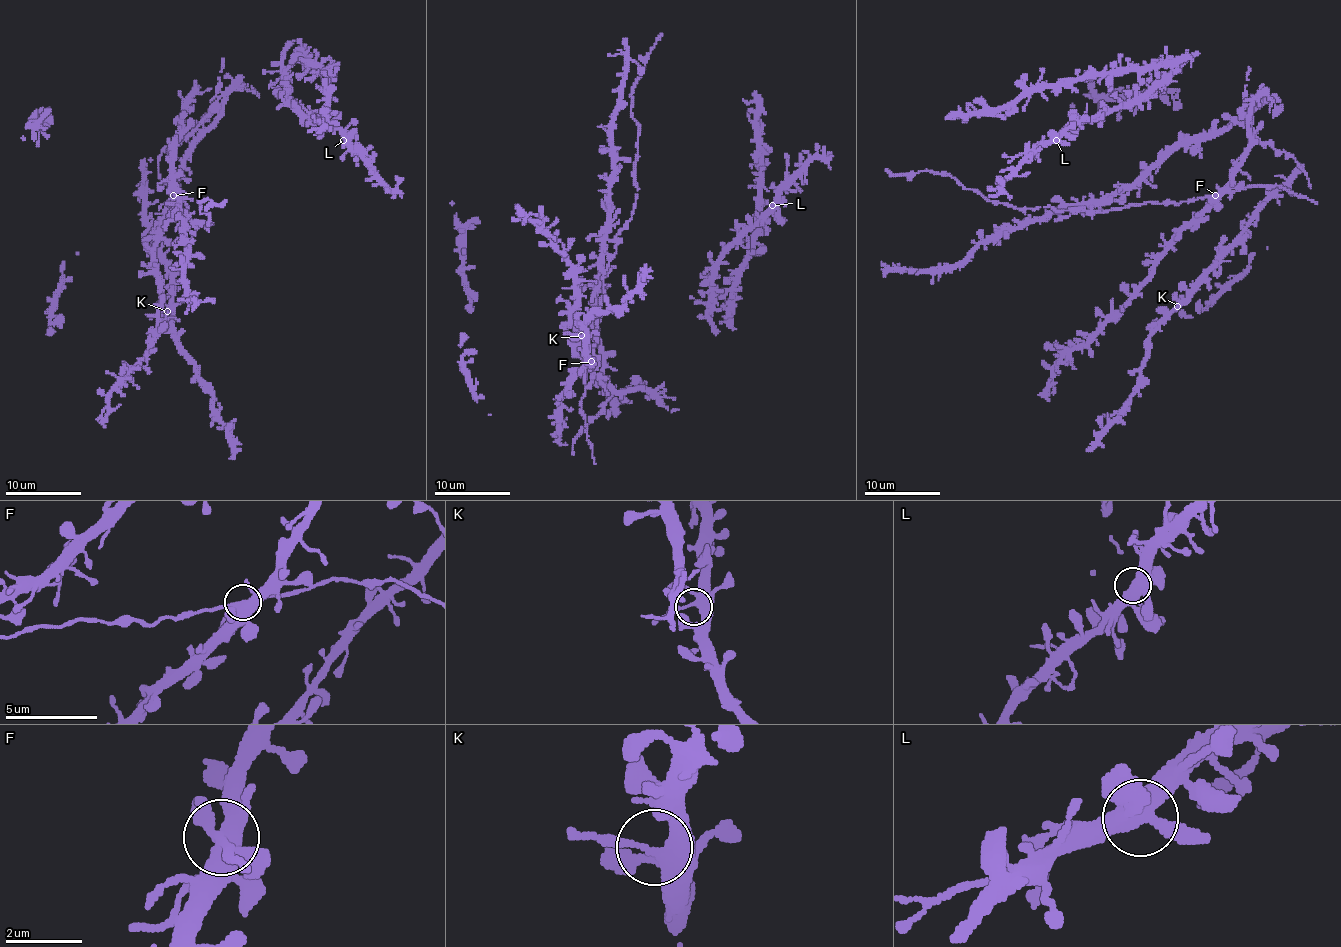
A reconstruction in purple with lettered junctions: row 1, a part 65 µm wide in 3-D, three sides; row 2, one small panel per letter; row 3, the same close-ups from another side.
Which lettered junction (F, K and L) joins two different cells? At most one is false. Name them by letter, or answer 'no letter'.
no letter

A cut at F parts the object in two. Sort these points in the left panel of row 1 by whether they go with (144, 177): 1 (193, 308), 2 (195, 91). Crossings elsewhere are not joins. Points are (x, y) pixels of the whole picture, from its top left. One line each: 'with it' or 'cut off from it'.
1: cut off from it
2: cut off from it

